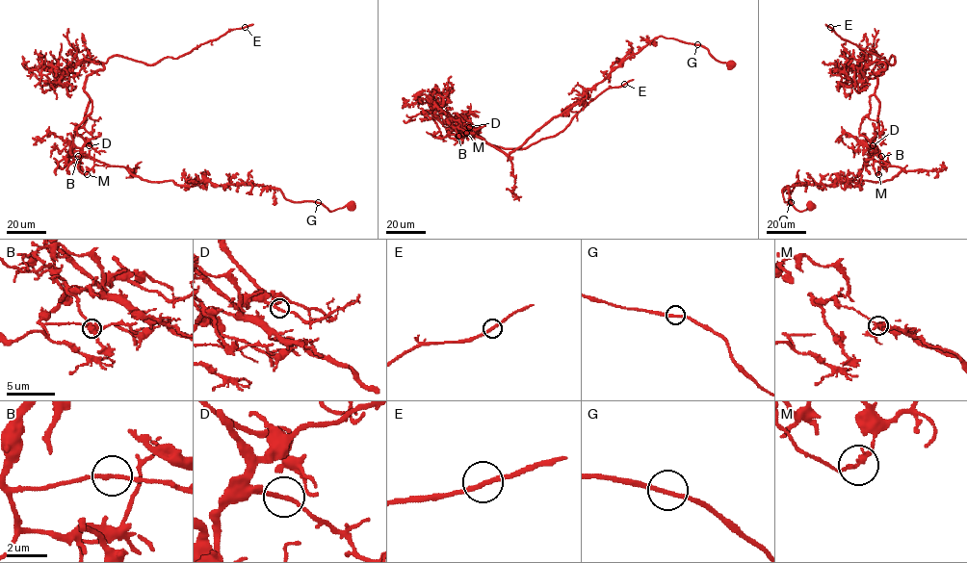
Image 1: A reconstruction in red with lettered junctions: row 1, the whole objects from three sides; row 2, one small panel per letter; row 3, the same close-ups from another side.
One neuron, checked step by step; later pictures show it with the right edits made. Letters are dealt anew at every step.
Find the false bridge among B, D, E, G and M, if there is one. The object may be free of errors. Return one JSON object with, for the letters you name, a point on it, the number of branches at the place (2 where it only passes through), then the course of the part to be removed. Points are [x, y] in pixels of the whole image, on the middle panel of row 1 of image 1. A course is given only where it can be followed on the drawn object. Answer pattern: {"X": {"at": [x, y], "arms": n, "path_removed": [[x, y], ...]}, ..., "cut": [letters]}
{"M": {"at": [466, 133], "arms": 2, "path_removed": [[467, 132], [453, 126], [488, 144], [525, 148], [633, 79]]}, "cut": ["M"]}

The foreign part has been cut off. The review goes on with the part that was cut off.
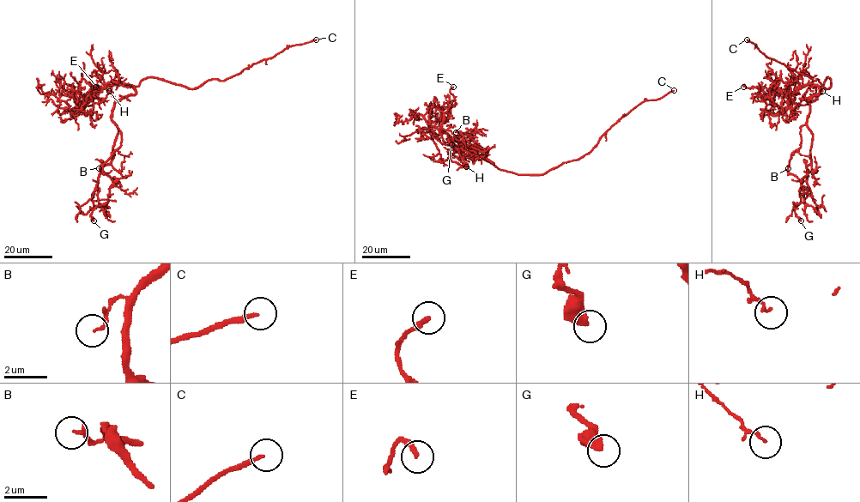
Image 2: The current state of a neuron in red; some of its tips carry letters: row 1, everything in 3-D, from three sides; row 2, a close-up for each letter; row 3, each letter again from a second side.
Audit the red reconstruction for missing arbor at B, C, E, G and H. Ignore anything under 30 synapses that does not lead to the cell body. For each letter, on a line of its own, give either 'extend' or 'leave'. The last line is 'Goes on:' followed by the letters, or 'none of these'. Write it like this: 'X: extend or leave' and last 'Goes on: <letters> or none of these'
B: leave
C: extend
E: leave
G: leave
H: leave
Goes on: C

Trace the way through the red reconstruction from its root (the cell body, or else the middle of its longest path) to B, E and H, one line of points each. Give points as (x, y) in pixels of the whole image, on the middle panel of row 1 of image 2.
B: (504, 171), (479, 150), (470, 153), (475, 144), (479, 144), (468, 135), (456, 132)
E: (504, 171), (440, 130), (444, 113), (439, 110), (442, 110), (445, 102), (454, 99), (450, 92), (453, 87)
H: (504, 171), (442, 132), (445, 144), (454, 144), (451, 153), (466, 166)

